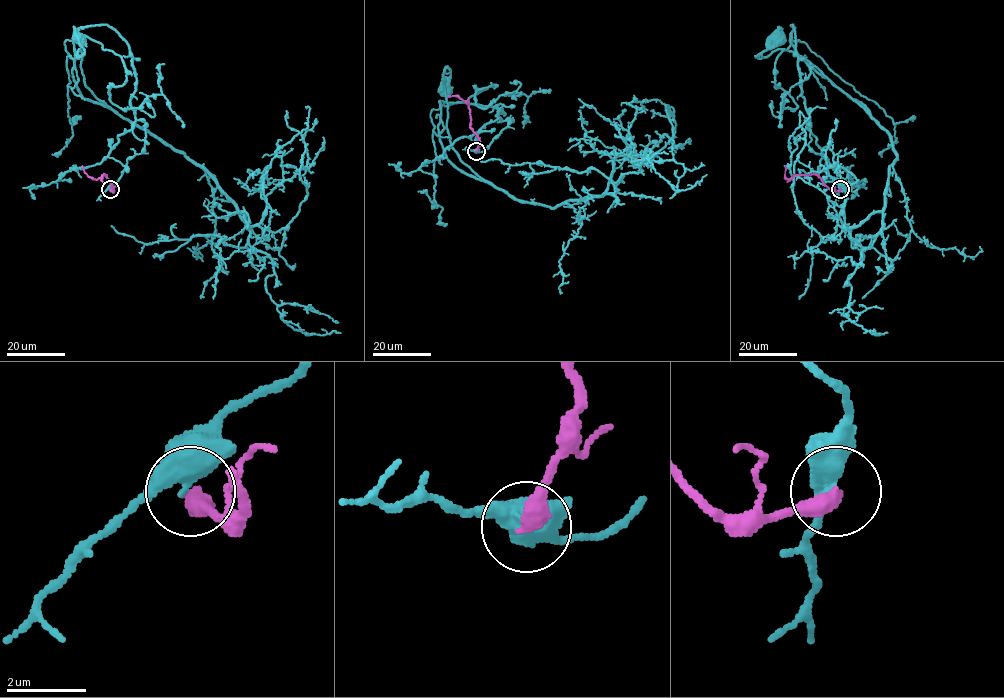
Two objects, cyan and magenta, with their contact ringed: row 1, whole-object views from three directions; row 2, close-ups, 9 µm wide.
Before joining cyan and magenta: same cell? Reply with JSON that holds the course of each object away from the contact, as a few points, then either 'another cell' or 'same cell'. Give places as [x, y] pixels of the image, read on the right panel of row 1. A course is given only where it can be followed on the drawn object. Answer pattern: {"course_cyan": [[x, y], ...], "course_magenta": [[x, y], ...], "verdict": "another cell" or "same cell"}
{"course_cyan": [[840, 189], [809, 146], [791, 25], [794, 49], [868, 110], [793, 52], [759, 58], [777, 36]], "course_magenta": [[840, 189], [831, 190], [814, 174], [785, 178], [785, 165]], "verdict": "another cell"}

